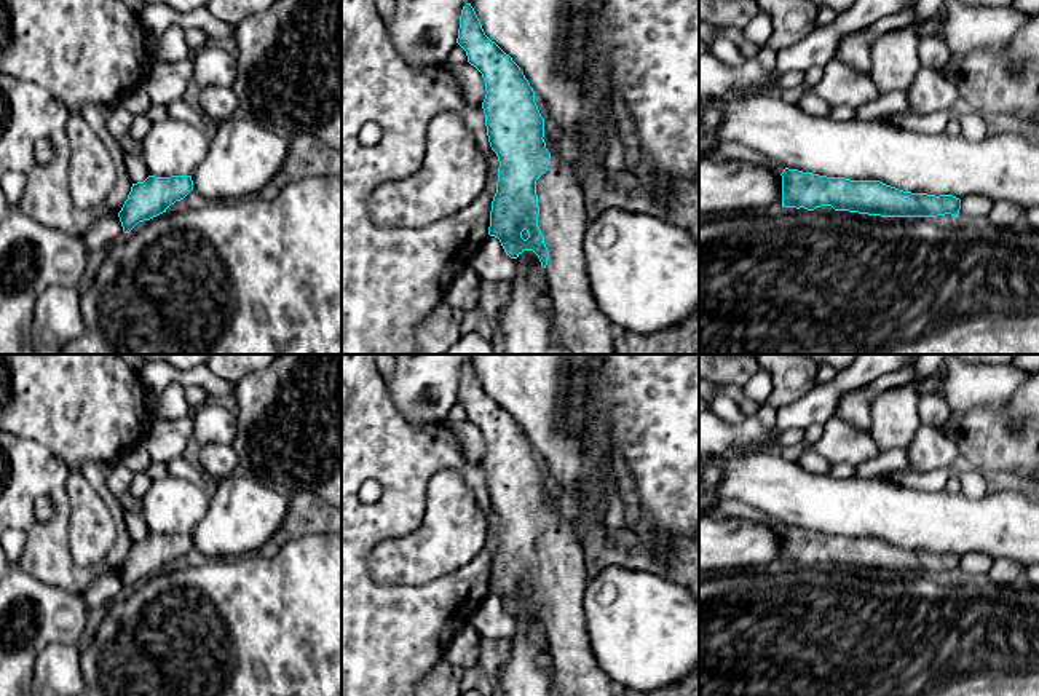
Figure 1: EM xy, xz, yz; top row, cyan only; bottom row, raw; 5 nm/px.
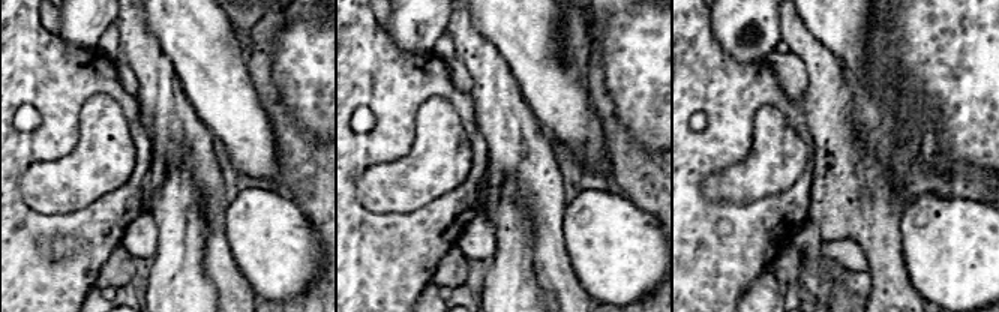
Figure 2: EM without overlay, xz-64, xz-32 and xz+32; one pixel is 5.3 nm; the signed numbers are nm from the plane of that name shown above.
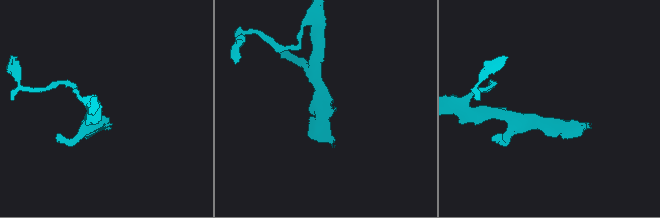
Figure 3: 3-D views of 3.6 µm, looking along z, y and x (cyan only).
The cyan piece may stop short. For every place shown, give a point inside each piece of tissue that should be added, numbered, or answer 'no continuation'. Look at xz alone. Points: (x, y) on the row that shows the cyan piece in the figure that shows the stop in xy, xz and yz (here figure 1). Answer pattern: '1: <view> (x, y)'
1: xz (580, 326)

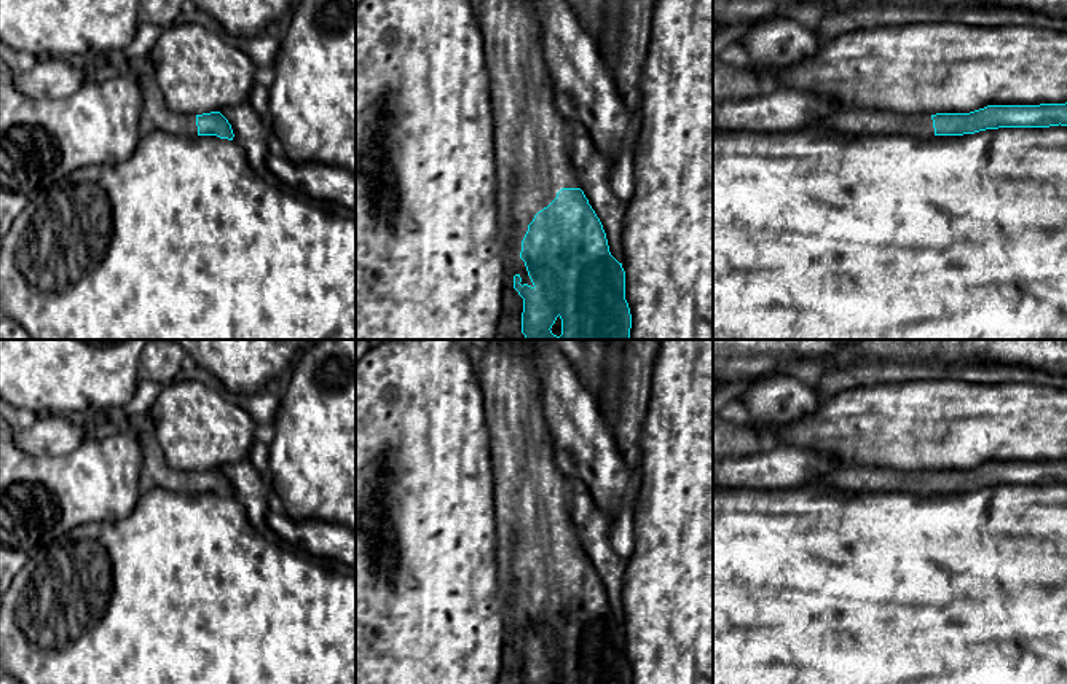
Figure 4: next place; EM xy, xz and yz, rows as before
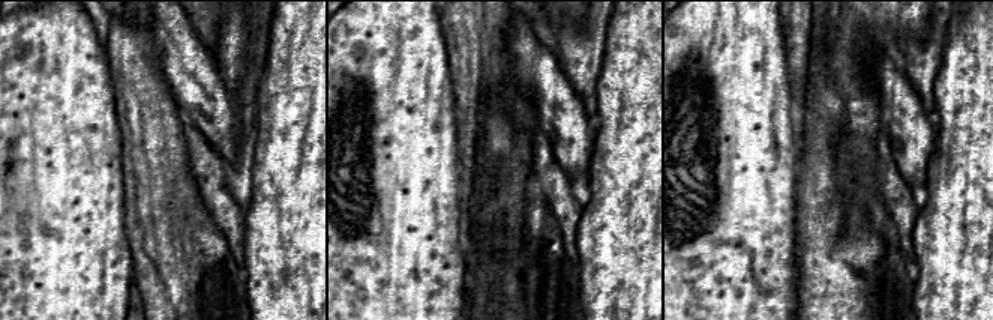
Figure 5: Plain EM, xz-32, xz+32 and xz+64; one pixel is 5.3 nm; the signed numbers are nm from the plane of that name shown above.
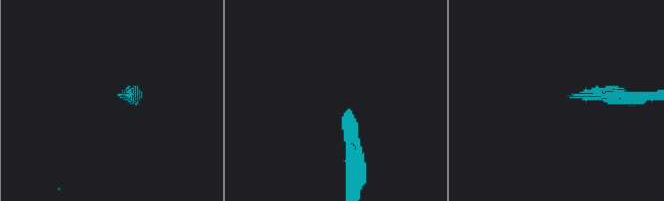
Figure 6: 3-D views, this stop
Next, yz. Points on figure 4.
1: yz (847, 120)

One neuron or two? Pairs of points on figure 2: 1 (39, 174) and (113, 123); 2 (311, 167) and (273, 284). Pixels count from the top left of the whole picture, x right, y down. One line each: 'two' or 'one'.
1: one
2: two

